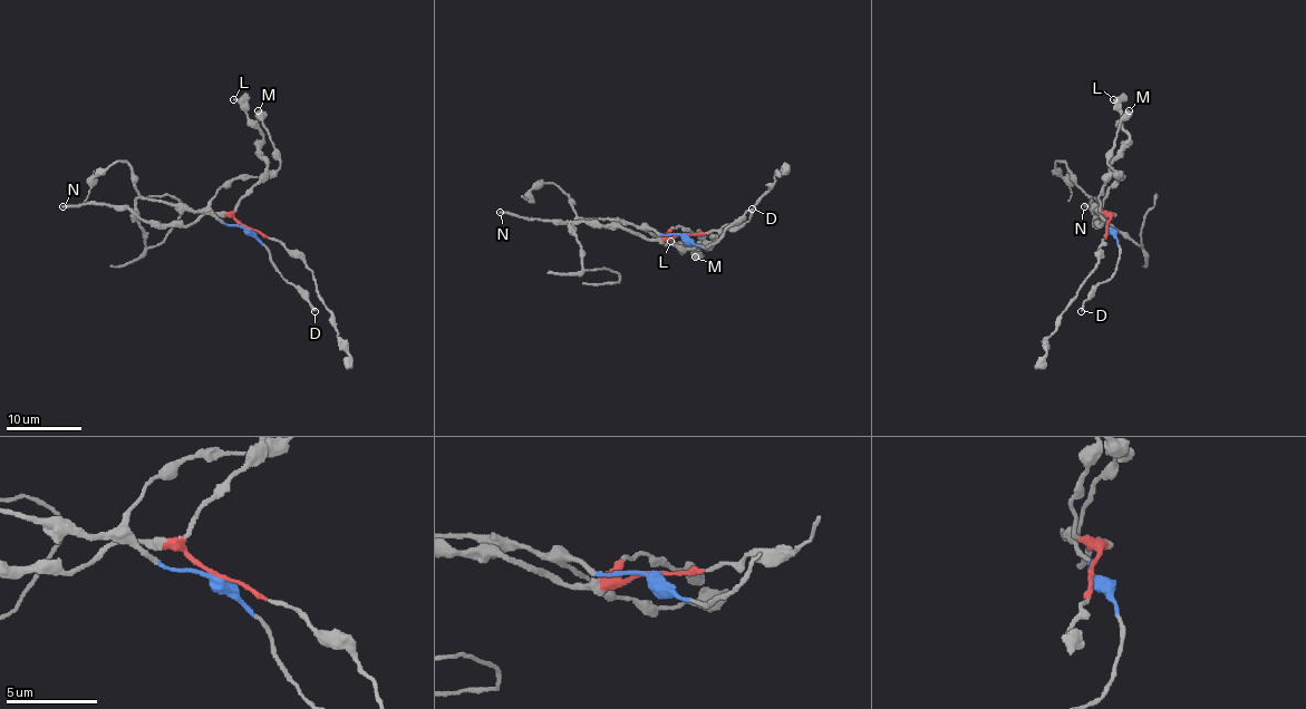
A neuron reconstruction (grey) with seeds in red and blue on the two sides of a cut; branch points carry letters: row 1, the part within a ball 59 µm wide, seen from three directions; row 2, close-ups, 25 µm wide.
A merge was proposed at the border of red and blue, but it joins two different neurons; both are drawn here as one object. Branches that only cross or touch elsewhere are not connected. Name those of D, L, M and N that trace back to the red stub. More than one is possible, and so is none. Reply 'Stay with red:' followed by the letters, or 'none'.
Stay with red: L, N

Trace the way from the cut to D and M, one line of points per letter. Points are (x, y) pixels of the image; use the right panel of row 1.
D: (1106, 227), (1119, 246), (1116, 271), (1095, 287), (1081, 311)
M: (1106, 227), (1101, 211), (1103, 200), (1120, 176), (1109, 165), (1109, 151), (1114, 145), (1120, 120), (1130, 110)

